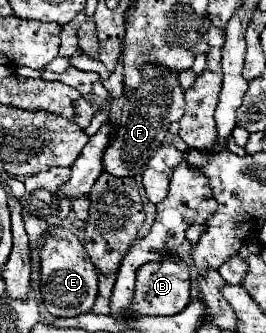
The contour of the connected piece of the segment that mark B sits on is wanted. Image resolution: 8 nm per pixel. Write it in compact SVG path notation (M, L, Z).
M169 254L163 262L151 262L137 270L135 302L131 304L131 308L137 314L145 314L145 316L173 316L189 304L191 300L189 288L191 288L191 280L189 280L187 264L181 258Z

